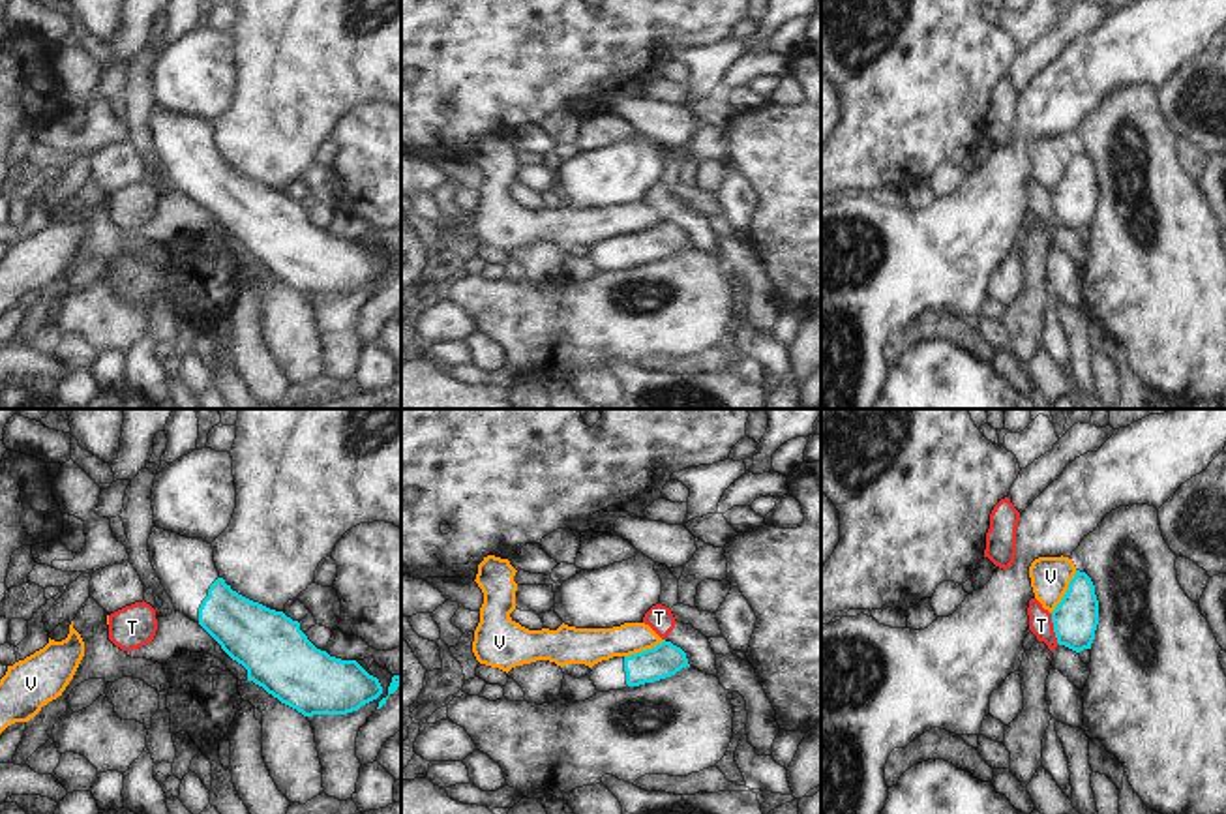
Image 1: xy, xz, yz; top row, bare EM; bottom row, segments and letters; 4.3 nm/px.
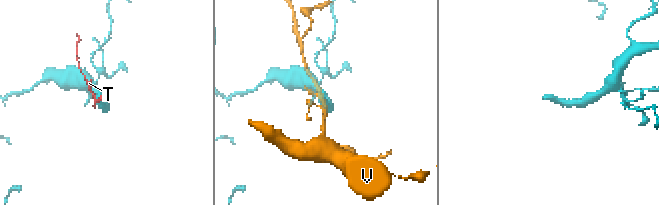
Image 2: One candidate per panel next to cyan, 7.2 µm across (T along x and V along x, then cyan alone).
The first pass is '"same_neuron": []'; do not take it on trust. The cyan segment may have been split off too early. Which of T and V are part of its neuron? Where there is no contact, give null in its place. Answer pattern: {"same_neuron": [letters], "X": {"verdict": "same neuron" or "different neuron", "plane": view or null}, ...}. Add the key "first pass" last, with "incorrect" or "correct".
{"same_neuron": [], "T": {"verdict": "different neuron", "plane": "yz"}, "V": {"verdict": "different neuron", "plane": "yz"}, "first pass": "correct"}

